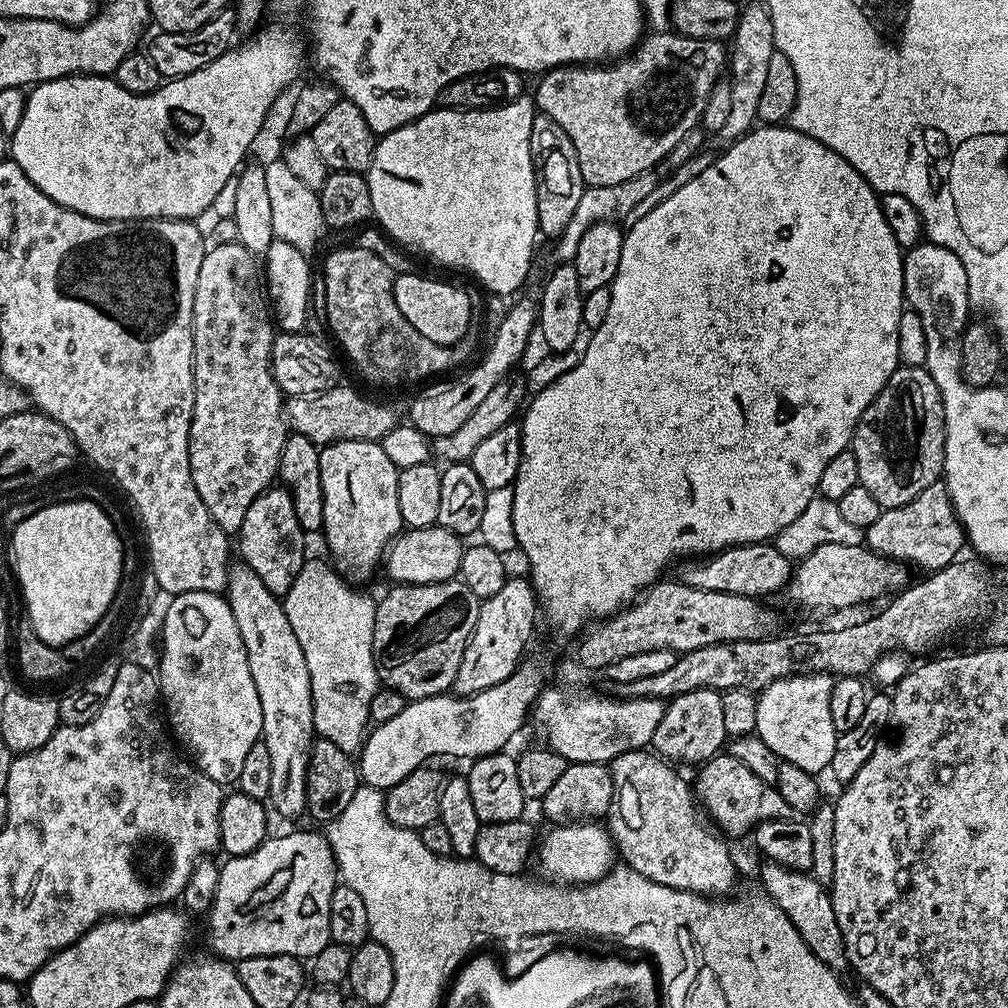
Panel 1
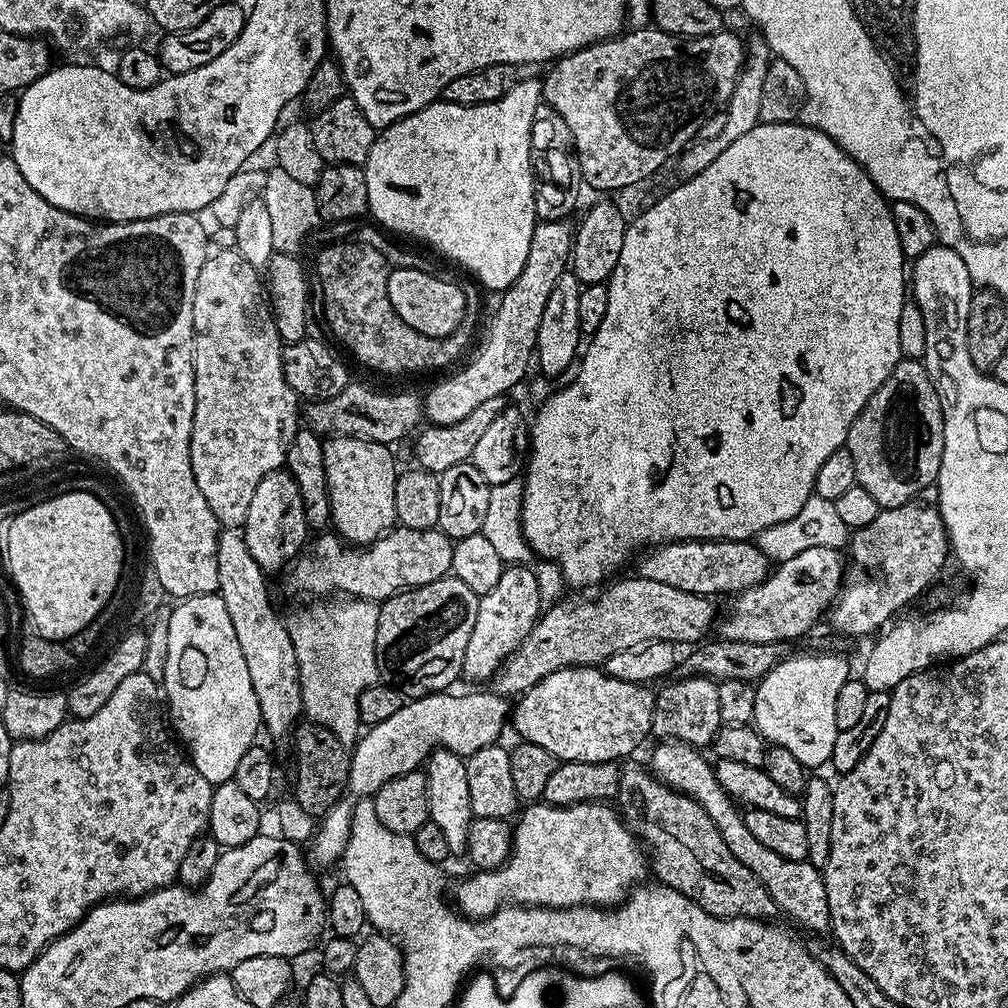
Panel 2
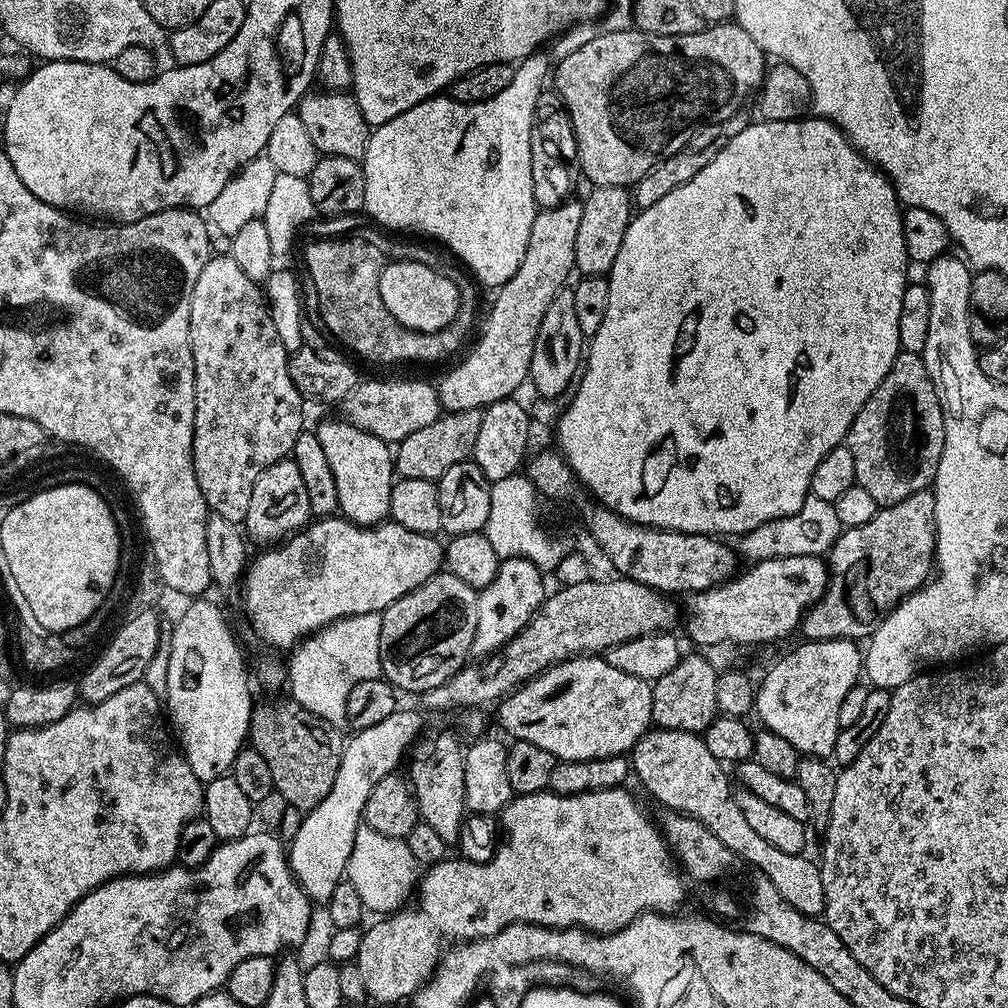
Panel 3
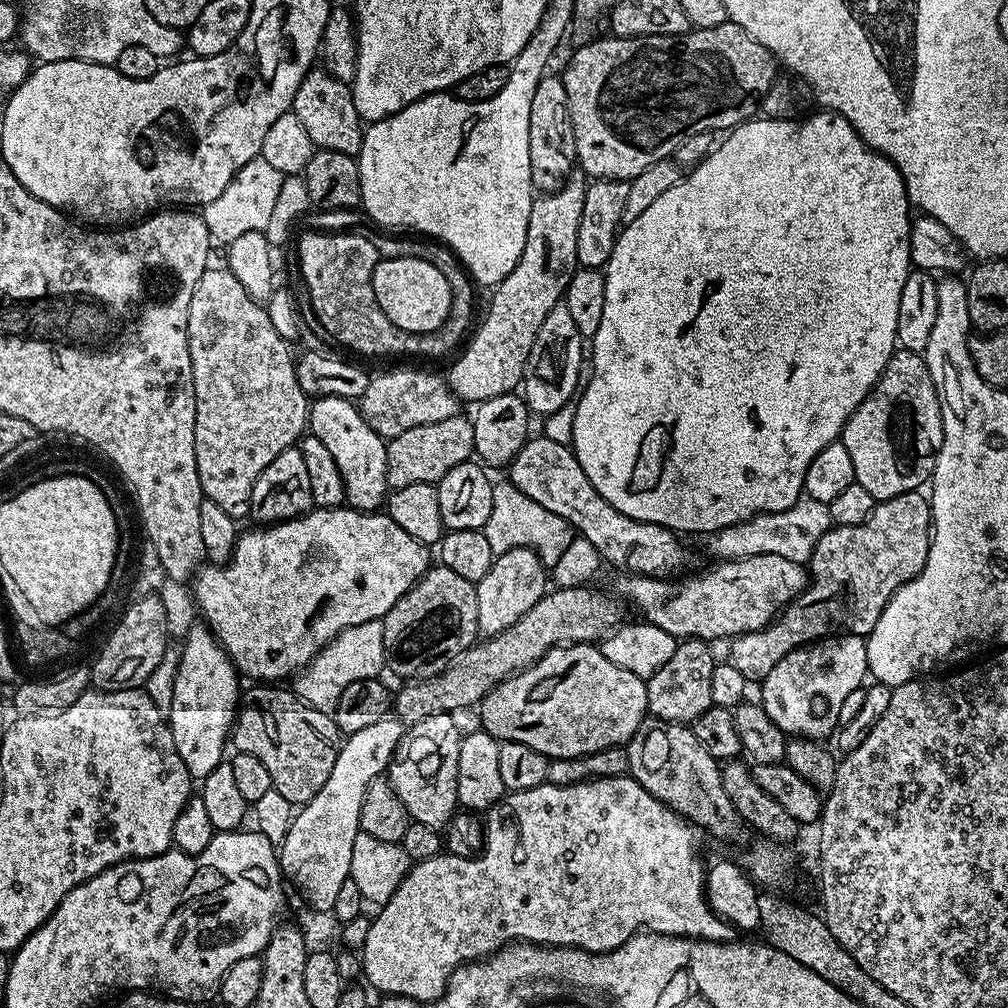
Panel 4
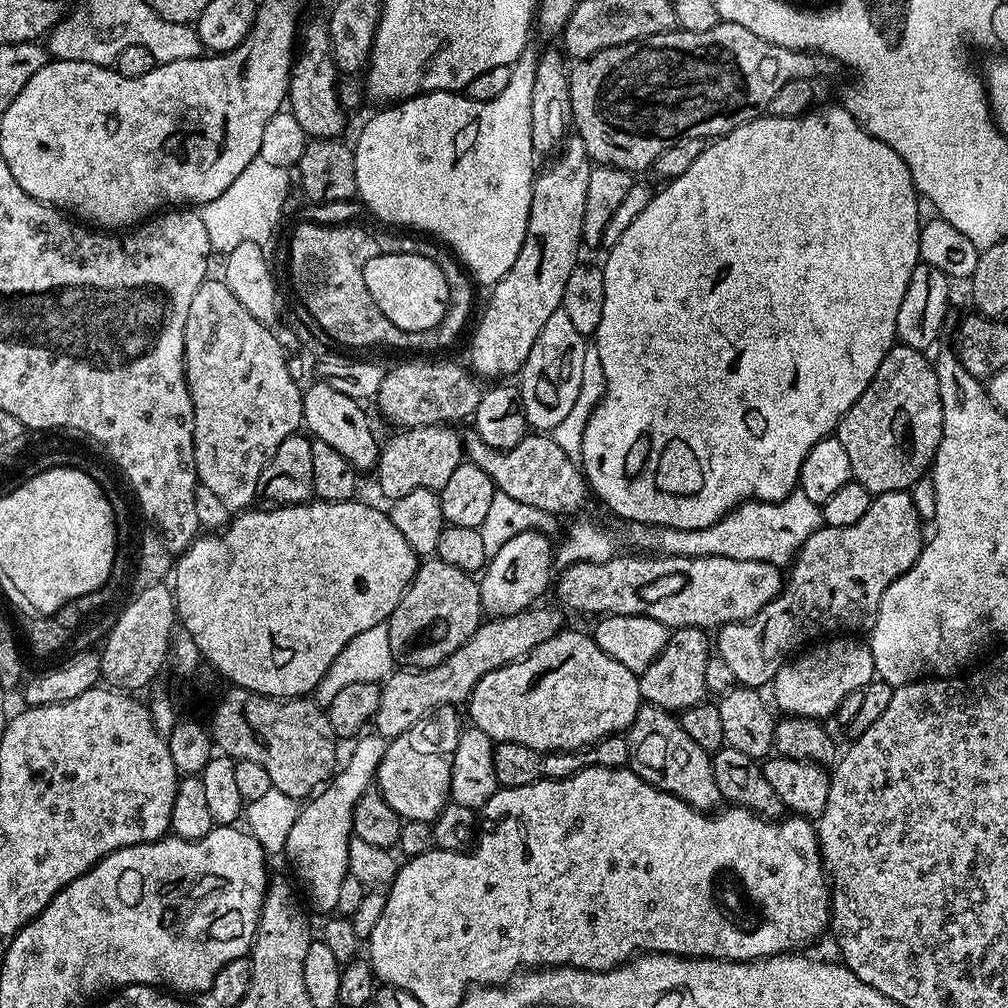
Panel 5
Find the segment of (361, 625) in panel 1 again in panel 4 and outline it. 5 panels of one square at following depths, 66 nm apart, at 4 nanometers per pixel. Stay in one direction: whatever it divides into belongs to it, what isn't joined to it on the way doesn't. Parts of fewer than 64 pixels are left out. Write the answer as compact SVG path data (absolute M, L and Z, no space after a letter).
M371 620L362 622L362 626L352 626L338 633L320 653L316 655L308 667L295 677L294 692L314 710L335 713L338 698L342 698L342 690L350 686L350 682L374 680L385 671L384 662L384 622Z

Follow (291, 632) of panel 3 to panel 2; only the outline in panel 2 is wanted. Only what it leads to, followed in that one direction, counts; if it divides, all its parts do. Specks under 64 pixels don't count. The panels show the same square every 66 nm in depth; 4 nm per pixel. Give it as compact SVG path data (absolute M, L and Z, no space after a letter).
M396 526L367 547L353 546L332 530L317 536L320 537L317 540L315 537L301 551L287 573L289 586L312 596L308 598L328 598L336 593L358 600L383 602L397 592L440 580L452 570L454 542L439 527L414 530Z

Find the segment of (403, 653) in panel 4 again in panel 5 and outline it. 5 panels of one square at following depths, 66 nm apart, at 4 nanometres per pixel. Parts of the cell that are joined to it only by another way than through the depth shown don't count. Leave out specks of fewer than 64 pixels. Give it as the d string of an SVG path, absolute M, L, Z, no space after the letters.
M425 559L386 621L393 661L408 670L438 666L474 634L481 622L479 583L469 573L446 562Z

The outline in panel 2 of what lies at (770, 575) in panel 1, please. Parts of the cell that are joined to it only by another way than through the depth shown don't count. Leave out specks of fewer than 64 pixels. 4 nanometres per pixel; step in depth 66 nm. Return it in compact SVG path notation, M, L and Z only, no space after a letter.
M674 540L670 544L655 545L640 558L638 572L647 580L709 598L732 598L750 590L767 578L774 567L773 561L752 540Z

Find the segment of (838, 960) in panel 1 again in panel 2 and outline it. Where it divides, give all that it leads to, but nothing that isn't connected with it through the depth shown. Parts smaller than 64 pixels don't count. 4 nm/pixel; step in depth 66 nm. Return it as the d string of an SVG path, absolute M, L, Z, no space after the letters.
M665 741L655 746L652 764L650 763L652 774L677 792L691 796L706 810L734 858L738 858L766 886L781 913L785 912L790 919L797 920L806 931L812 932L808 934L827 933L831 929L832 919L821 869L805 860L782 858L780 854L759 842L758 838L746 829L743 813L737 803L718 782L713 763L710 760L708 762L699 749L676 741Z

